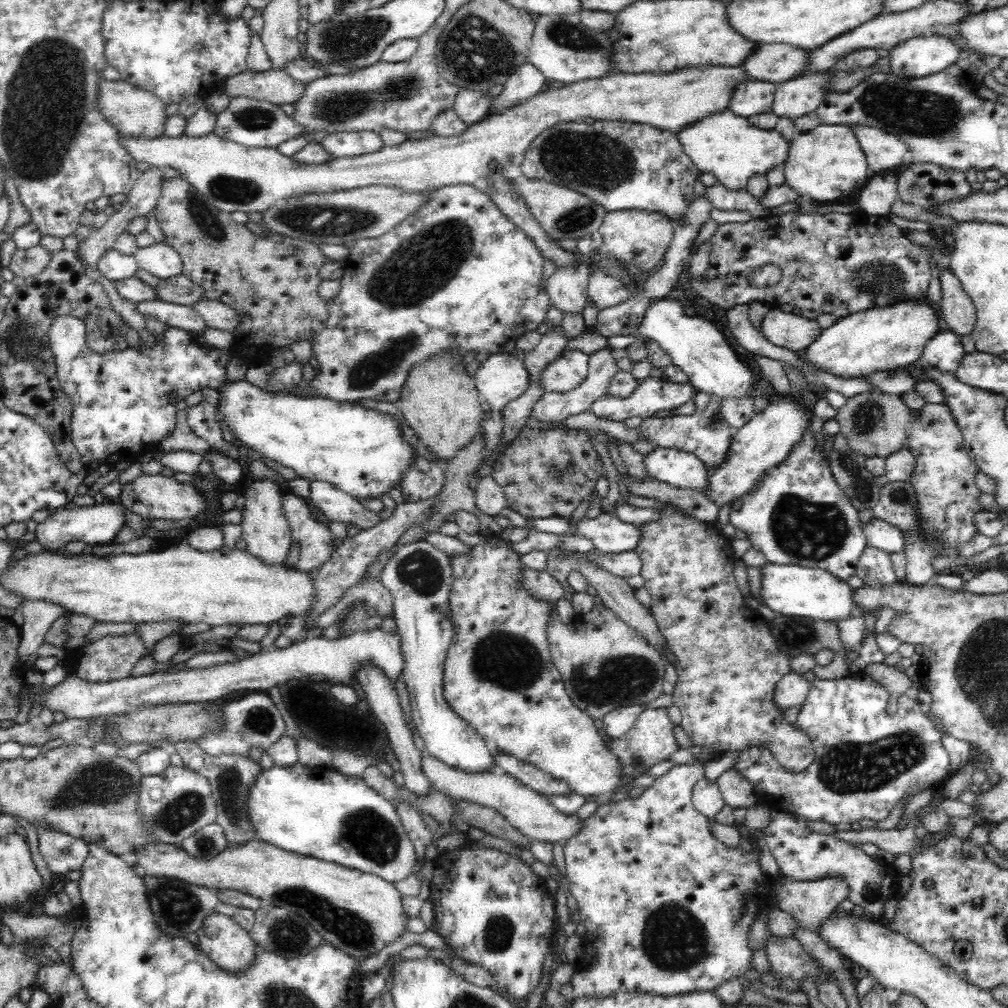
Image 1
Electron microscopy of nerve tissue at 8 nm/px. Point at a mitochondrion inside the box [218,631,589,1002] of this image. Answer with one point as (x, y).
(352, 929)

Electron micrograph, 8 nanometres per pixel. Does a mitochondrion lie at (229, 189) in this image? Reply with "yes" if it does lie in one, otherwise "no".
yes

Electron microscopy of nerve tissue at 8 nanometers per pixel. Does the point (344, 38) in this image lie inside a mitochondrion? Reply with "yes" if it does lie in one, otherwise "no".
yes

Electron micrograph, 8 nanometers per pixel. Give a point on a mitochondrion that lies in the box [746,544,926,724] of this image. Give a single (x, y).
(794, 635)

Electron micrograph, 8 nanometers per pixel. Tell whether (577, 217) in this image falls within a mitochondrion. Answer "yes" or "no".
yes

